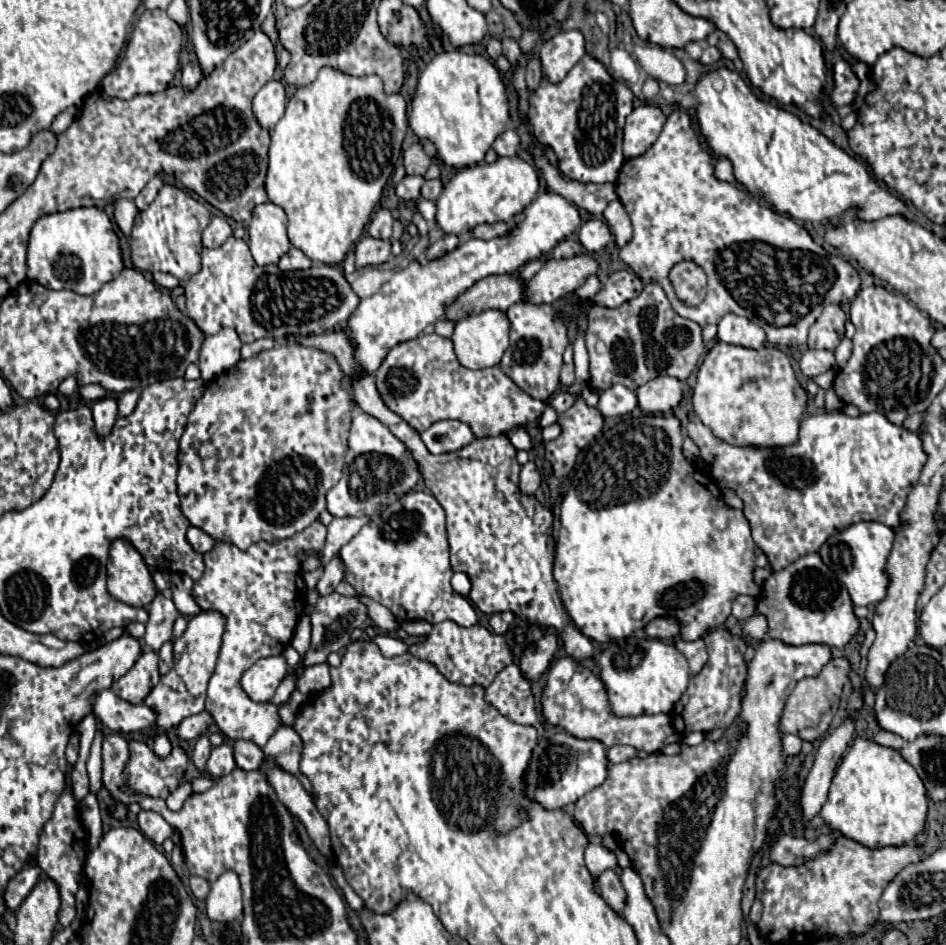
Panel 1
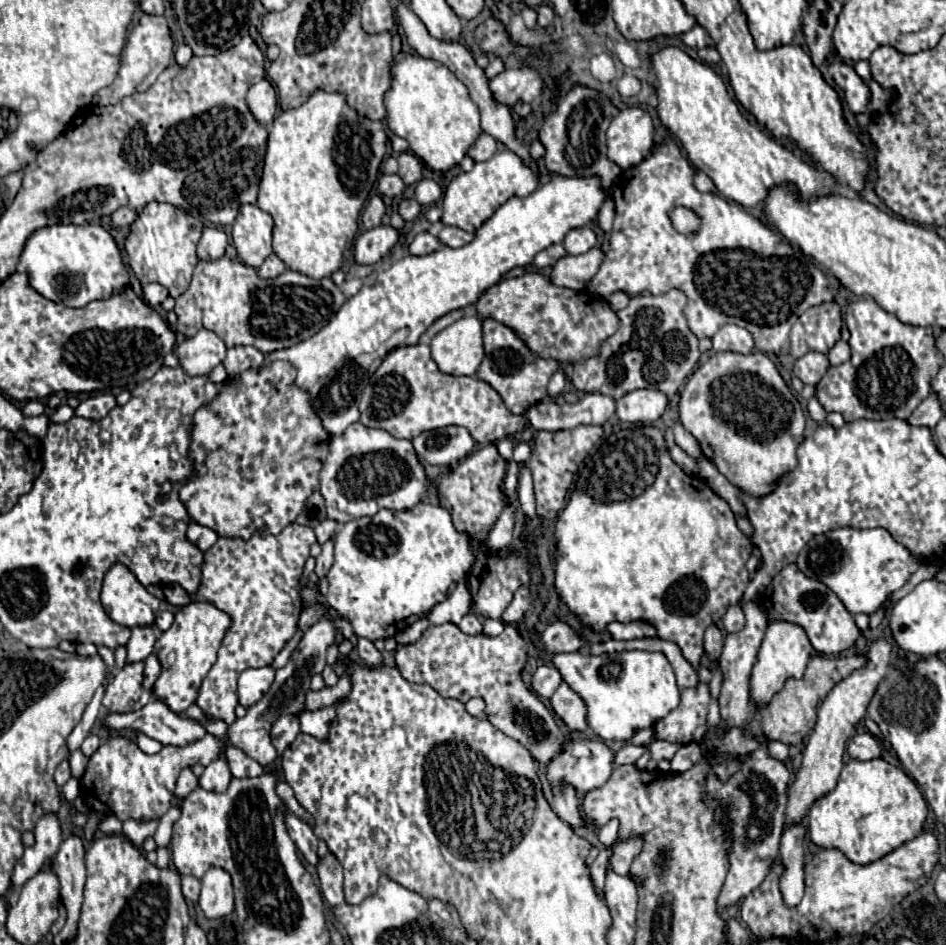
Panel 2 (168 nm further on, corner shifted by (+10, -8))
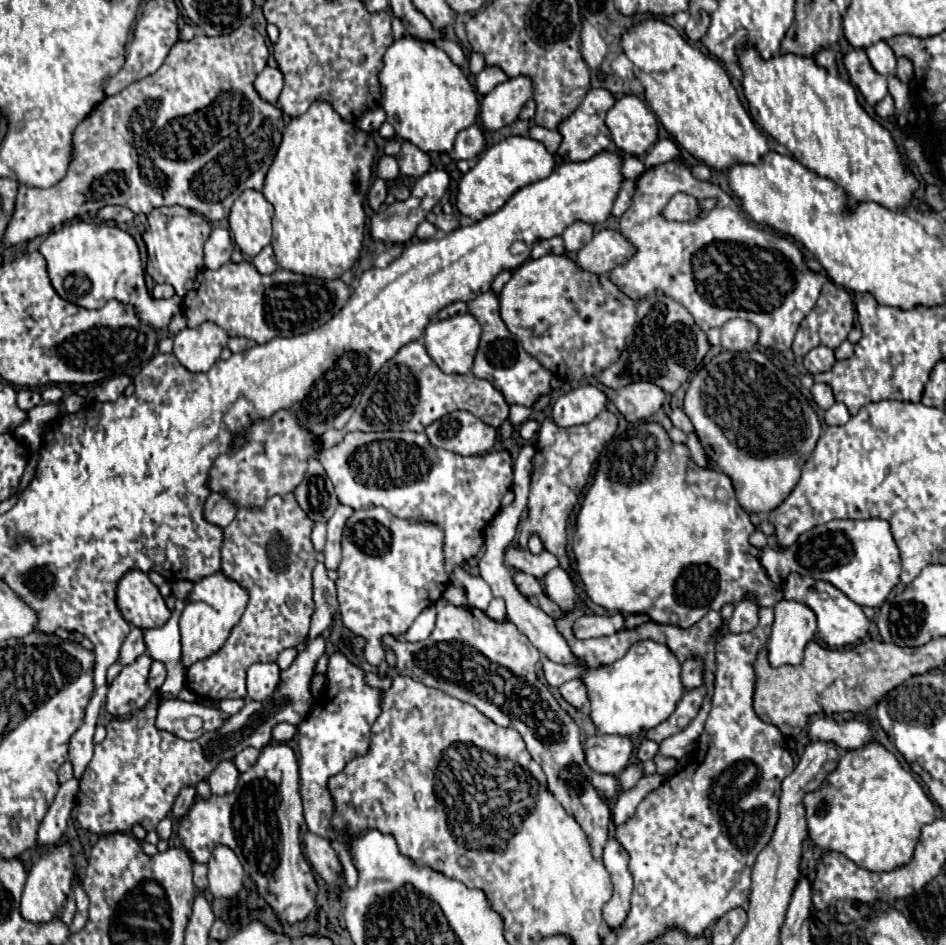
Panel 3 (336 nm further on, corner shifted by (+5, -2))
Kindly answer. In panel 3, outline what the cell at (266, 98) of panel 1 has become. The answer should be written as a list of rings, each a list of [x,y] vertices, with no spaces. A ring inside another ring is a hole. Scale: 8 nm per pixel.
[[[266,67],[254,81],[256,91],[260,93],[260,97],[264,97],[264,101],[268,103],[276,103],[278,95],[282,91],[282,71],[278,67]]]

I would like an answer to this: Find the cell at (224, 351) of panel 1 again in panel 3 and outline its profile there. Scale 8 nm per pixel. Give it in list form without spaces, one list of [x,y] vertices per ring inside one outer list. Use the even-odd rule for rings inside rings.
[[[202,323],[200,327],[186,327],[174,337],[174,355],[188,371],[208,371],[226,347],[228,335],[216,323]]]

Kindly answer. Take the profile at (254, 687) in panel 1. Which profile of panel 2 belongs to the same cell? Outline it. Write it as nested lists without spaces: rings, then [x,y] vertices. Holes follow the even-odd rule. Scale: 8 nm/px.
[[[261,667],[261,669],[245,669],[239,677],[239,703],[243,707],[255,705],[271,687],[275,679],[273,667]]]

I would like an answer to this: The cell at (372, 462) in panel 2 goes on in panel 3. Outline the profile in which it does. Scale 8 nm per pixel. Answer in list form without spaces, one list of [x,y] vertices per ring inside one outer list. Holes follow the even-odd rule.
[[[348,433],[340,445],[318,455],[334,483],[340,503],[352,509],[386,507],[392,515],[408,521],[424,521],[444,531],[444,565],[450,583],[468,589],[470,605],[486,609],[492,601],[488,585],[470,577],[464,565],[484,545],[484,527],[500,511],[504,491],[512,487],[512,455],[506,449],[486,455],[462,457],[434,447],[426,435],[402,433]]]

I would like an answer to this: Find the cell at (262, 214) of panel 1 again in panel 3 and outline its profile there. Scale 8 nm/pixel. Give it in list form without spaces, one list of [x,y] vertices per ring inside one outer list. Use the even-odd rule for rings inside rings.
[[[246,189],[234,201],[228,215],[228,223],[230,223],[230,233],[234,235],[234,241],[244,255],[254,257],[256,253],[260,253],[262,247],[270,243],[272,215],[274,209],[260,191]]]

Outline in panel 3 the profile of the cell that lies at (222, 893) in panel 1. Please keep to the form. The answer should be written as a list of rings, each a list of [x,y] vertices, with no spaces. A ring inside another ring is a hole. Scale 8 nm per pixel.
[[[226,845],[214,847],[208,867],[210,867],[210,873],[208,873],[210,893],[214,897],[230,899],[242,889],[244,869],[242,869],[242,863],[238,861],[236,853],[230,847],[226,847]]]

